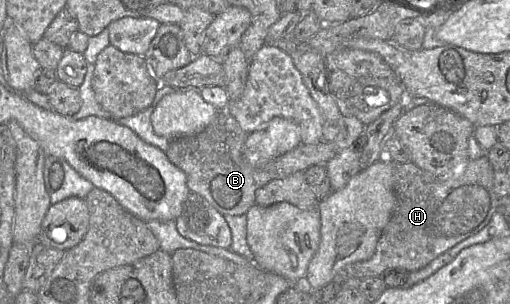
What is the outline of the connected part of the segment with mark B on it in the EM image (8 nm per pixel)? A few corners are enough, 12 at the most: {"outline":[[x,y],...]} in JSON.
{"outline":[[219,111],[164,152],[220,214],[246,214],[267,183],[325,165],[329,142],[300,144],[264,166],[248,133]]}

